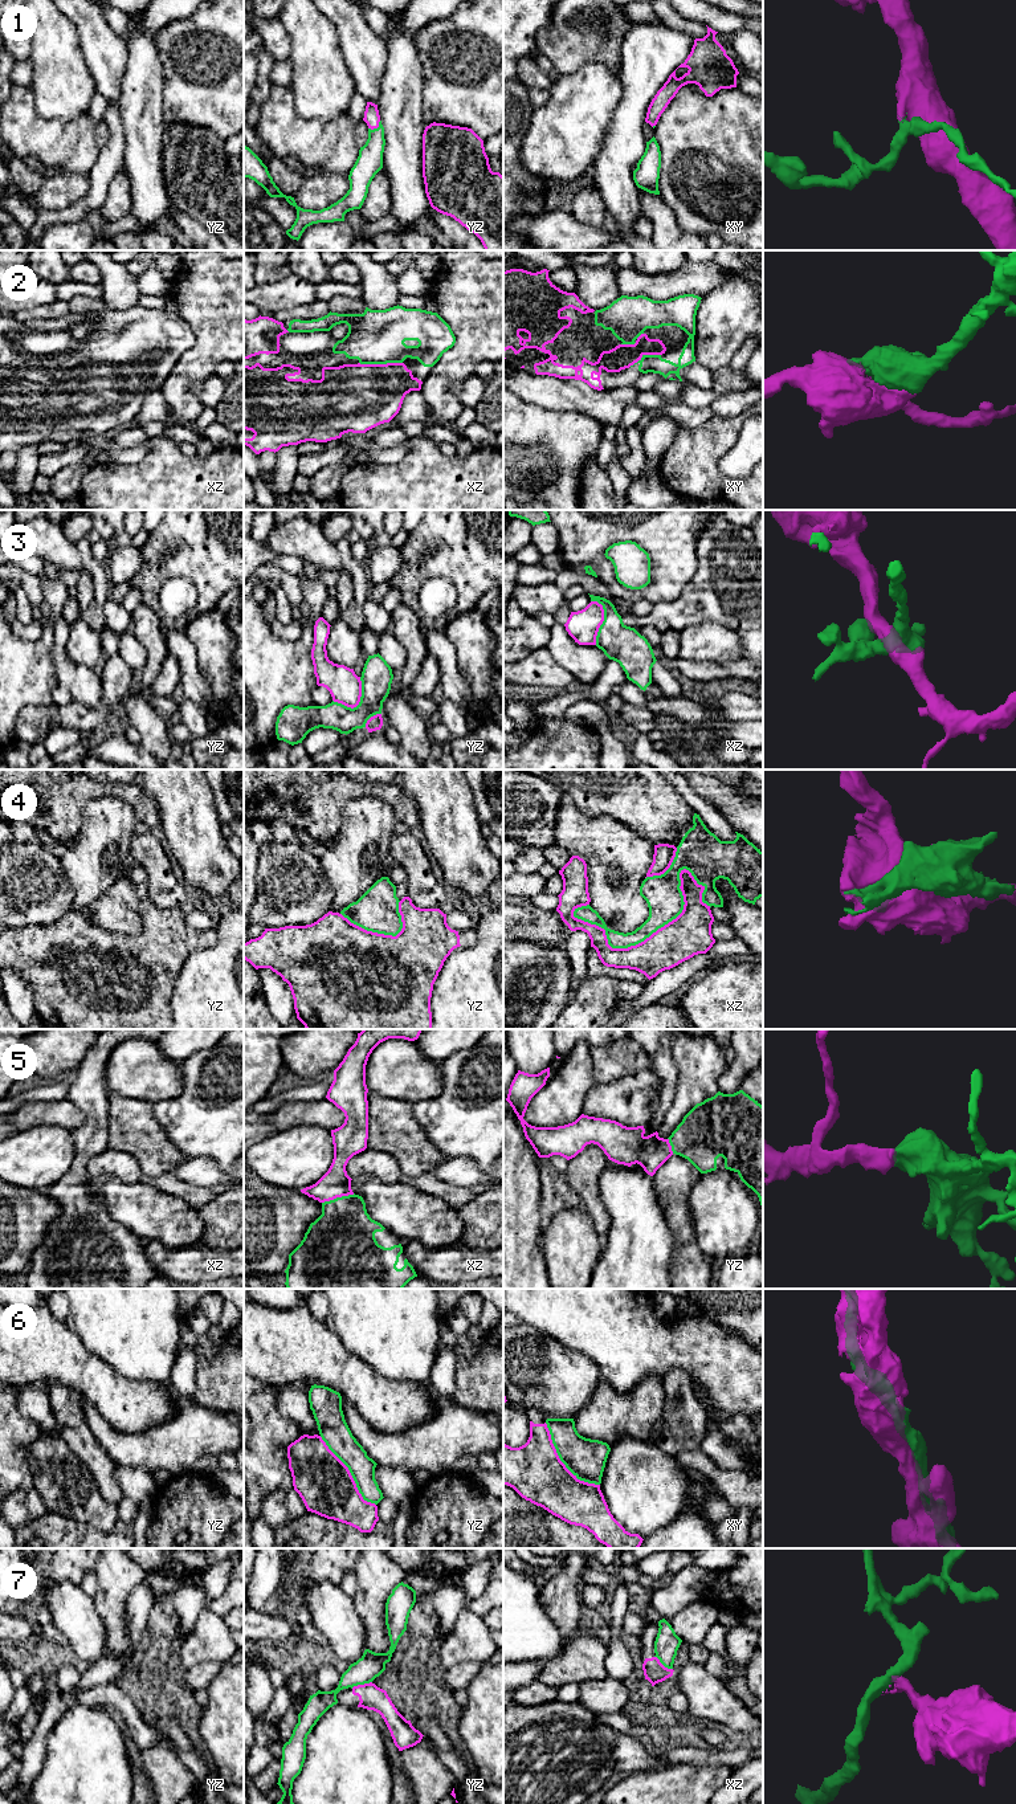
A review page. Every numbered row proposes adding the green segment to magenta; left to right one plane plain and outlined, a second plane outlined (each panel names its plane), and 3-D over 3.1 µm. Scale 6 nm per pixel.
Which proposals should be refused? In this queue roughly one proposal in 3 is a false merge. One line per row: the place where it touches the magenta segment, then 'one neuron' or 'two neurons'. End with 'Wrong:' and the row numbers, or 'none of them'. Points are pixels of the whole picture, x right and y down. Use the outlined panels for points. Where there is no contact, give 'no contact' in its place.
1: contact yz (375, 127); one neuron
2: contact xz (380, 364); one neuron
3: contact yz (358, 703); two neurons
4: contact xz (665, 925); two neurons
5: contact xz (338, 1196); one neuron
6: contact xy (560, 1461); two neurons
7: contact yz (360, 1685); two neurons
Wrong: 3, 4, 6, 7

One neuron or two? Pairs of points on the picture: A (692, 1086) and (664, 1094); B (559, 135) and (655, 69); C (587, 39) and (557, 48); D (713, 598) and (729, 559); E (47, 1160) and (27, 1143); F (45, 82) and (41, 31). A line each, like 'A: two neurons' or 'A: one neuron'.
A: two neurons
B: two neurons
C: one neuron
D: one neuron
E: one neuron
F: one neuron

